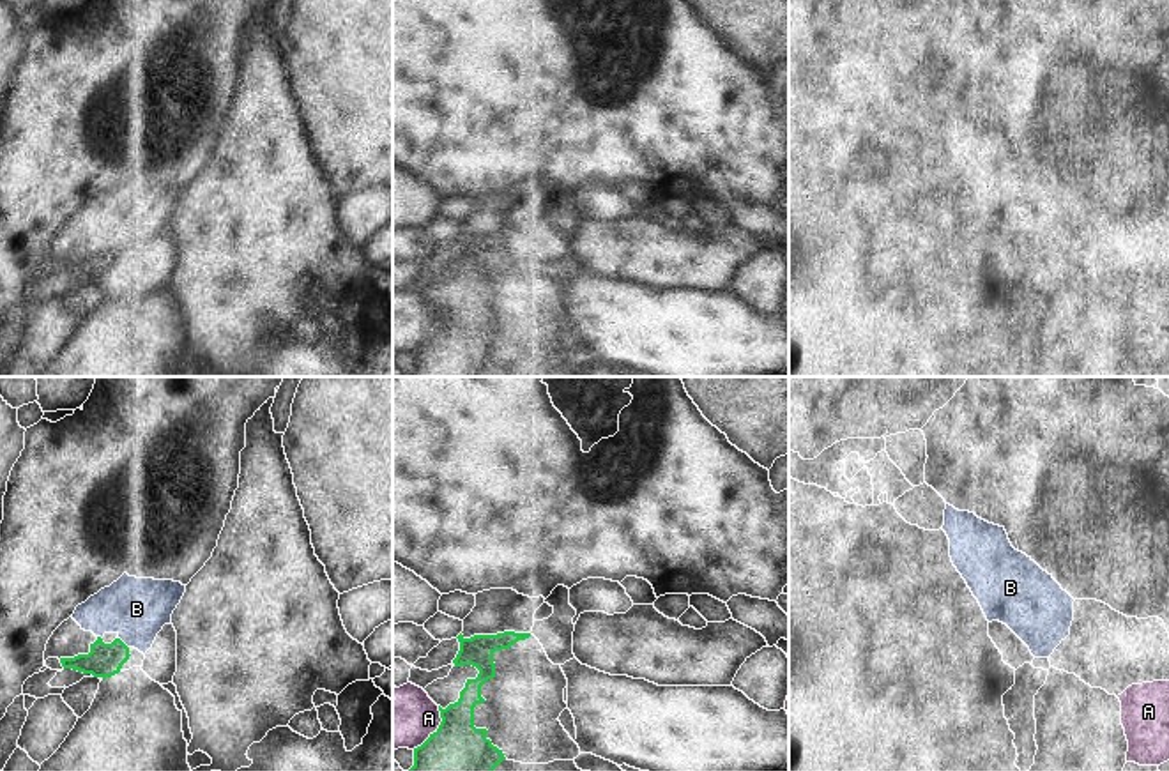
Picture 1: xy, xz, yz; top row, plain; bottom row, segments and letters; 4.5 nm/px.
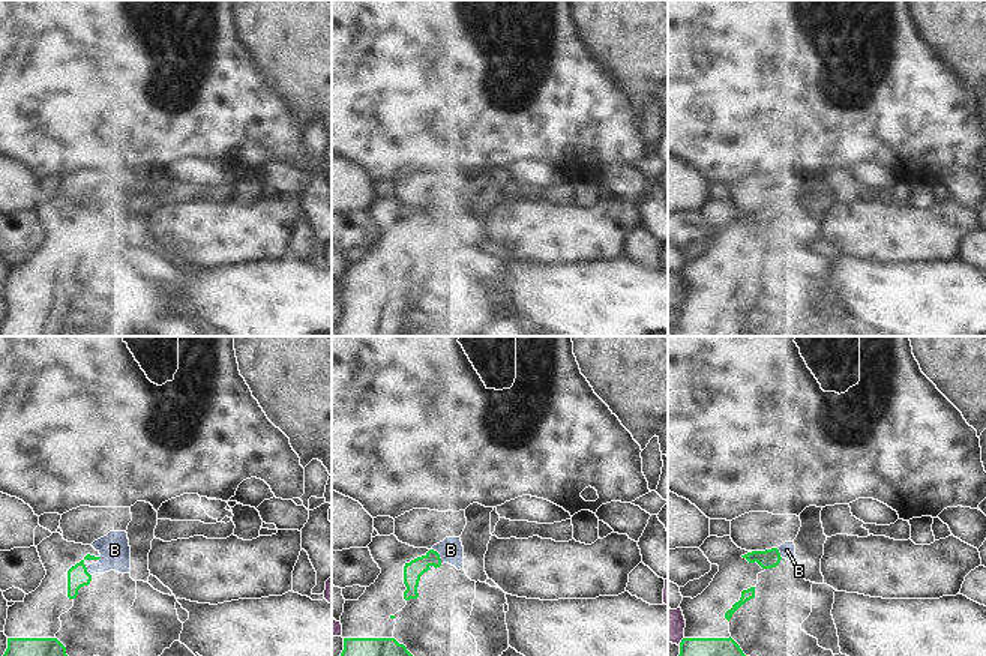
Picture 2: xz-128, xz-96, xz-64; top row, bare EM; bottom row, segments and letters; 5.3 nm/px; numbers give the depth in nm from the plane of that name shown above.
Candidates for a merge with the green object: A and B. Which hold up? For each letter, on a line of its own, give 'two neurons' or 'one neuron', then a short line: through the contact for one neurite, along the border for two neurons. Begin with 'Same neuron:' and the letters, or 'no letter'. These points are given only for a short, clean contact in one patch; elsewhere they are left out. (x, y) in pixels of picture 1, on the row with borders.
Same neuron: B
A: two neurons
B: one neuron; line xy (105, 660), (122, 642), (137, 628), (137, 609)

